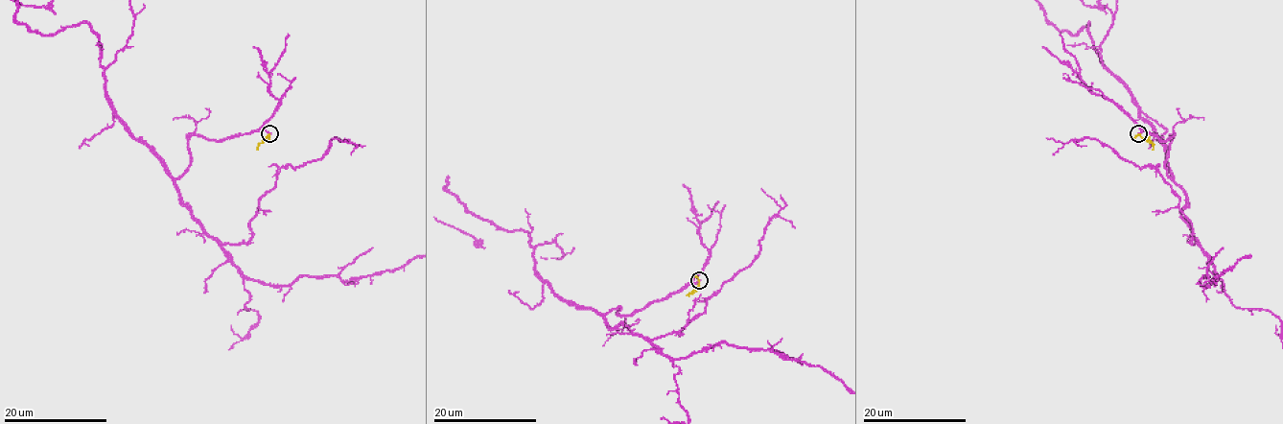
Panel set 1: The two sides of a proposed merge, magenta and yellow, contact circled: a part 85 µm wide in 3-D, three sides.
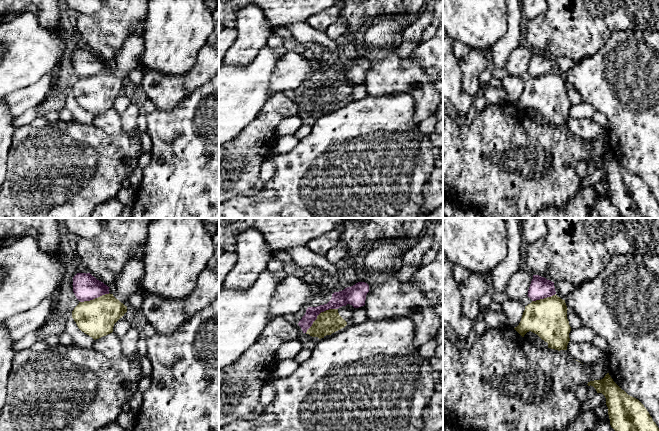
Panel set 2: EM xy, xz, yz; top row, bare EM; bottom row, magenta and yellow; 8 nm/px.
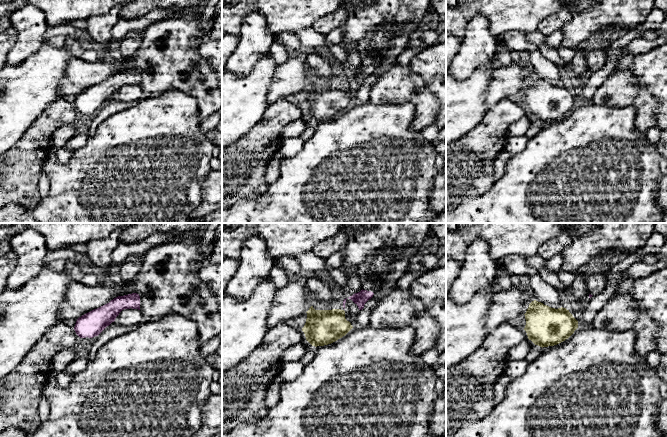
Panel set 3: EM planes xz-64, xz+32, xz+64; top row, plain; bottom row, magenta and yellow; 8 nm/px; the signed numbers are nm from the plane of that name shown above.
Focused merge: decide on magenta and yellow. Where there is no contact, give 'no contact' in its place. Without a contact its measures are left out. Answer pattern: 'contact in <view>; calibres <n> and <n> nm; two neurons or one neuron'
contact in xz; calibres 120 and 190 nm; two neurons

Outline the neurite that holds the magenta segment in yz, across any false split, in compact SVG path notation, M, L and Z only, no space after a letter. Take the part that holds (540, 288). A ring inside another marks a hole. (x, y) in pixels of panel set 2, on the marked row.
M533 275L527 295L532 301L551 297L555 294L554 282L539 275Z

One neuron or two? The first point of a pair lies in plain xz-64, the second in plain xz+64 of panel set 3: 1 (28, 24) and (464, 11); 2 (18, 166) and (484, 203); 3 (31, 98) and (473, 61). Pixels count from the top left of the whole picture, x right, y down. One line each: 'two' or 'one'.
1: two
2: two
3: two

